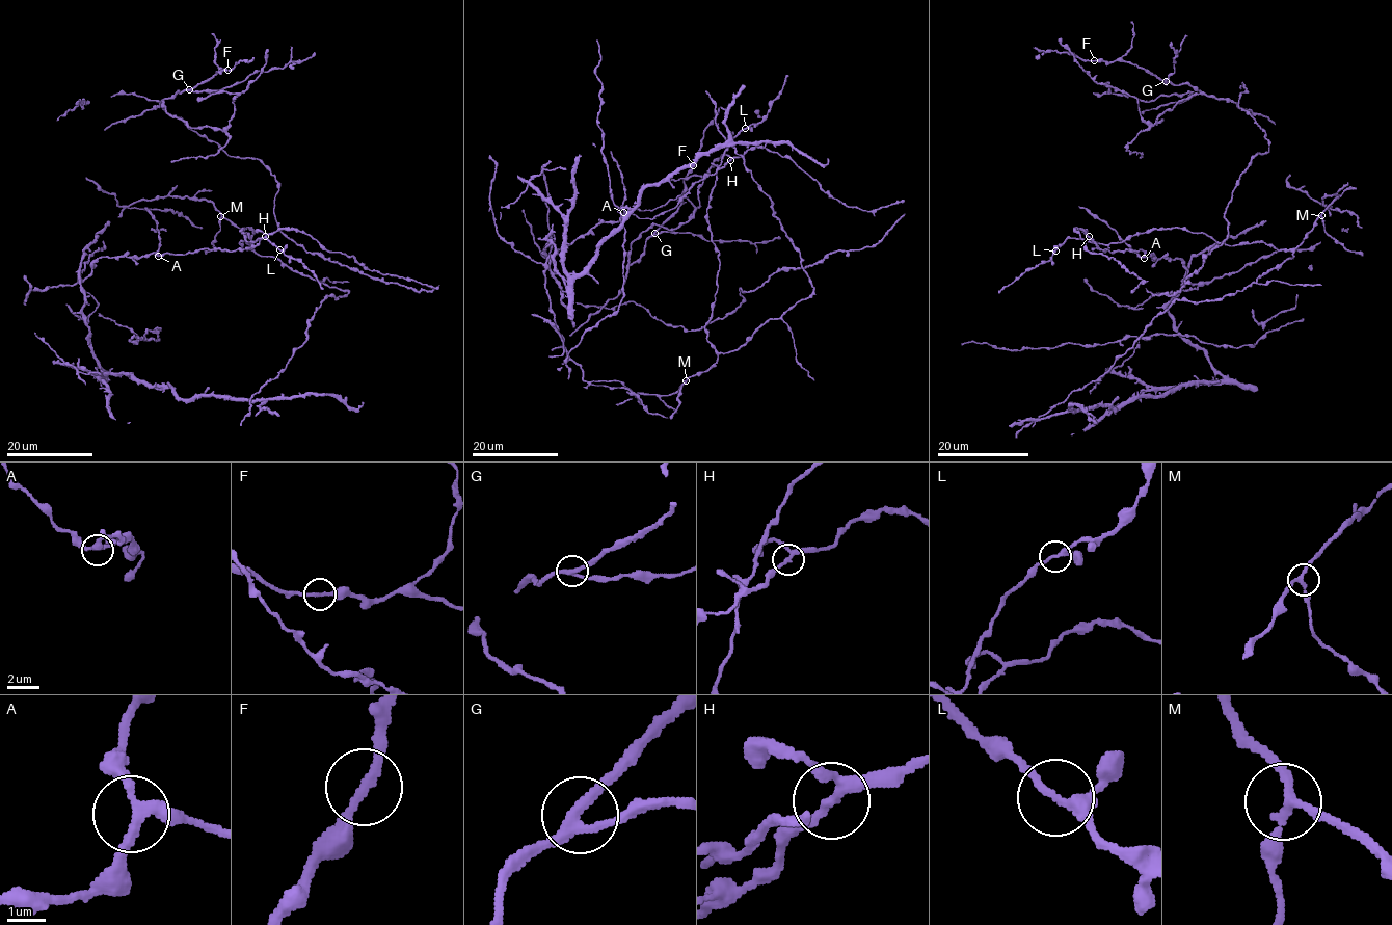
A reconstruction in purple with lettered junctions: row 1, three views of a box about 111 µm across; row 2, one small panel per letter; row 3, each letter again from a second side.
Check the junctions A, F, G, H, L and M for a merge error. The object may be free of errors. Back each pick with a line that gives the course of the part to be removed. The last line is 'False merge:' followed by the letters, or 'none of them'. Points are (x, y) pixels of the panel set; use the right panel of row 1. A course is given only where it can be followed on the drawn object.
False merge: none of them

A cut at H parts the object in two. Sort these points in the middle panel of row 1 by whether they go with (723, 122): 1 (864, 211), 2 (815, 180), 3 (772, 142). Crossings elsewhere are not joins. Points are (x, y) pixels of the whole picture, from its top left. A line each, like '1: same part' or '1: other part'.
1: other part
2: other part
3: same part

